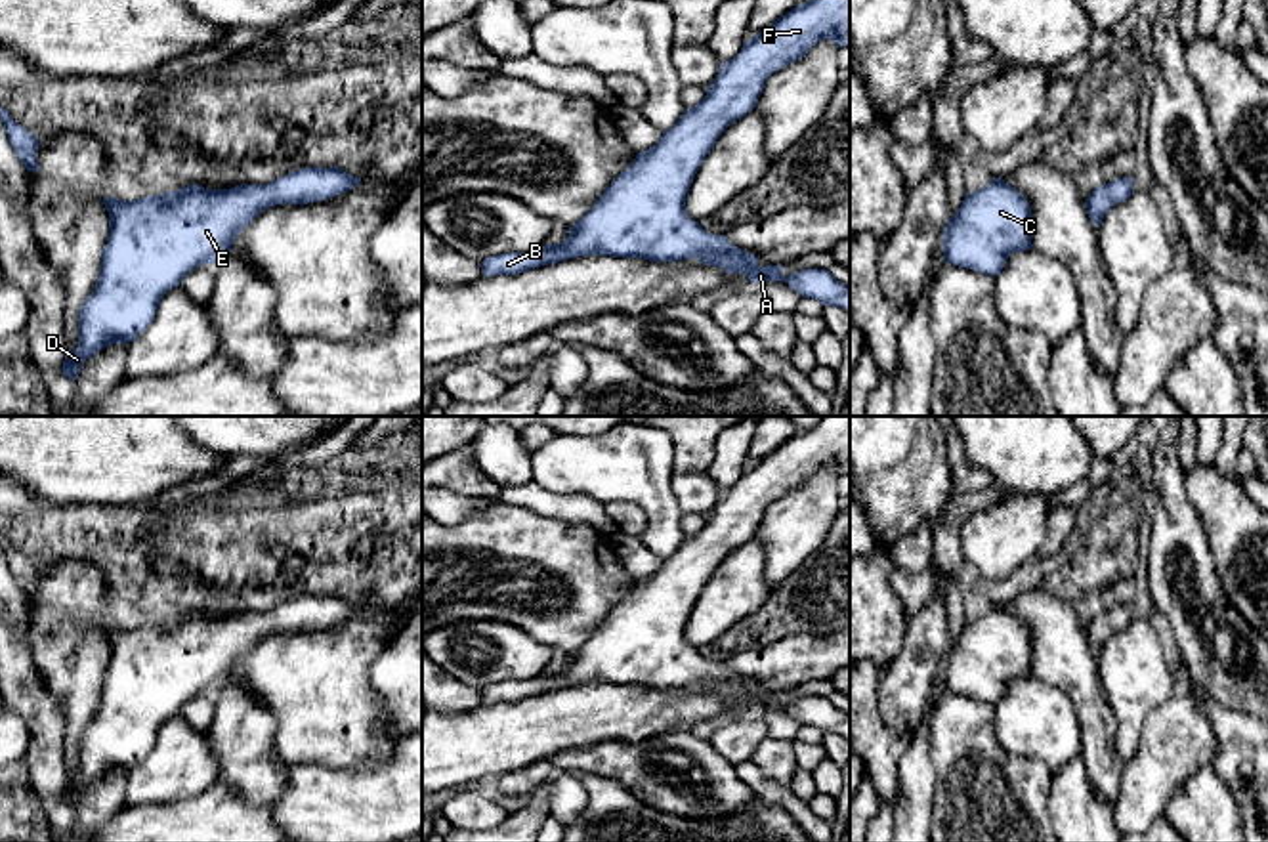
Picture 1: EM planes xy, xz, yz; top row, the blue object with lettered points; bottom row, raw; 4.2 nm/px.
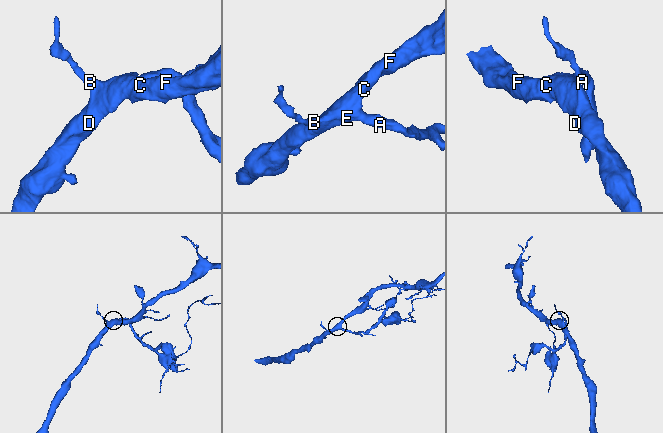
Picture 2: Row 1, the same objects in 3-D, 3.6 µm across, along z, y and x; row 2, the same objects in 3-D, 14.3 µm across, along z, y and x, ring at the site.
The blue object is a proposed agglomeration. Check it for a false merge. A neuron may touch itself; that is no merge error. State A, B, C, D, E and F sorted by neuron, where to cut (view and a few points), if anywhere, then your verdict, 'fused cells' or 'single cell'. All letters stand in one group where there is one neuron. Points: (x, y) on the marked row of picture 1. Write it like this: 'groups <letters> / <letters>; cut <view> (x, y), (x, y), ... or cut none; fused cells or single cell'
groups A B C D E F; cut none; single cell

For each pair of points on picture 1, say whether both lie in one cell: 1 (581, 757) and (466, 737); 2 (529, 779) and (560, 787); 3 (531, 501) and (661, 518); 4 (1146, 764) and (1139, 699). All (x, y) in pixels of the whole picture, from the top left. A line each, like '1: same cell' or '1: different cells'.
1: different cells
2: different cells
3: different cells
4: different cells

